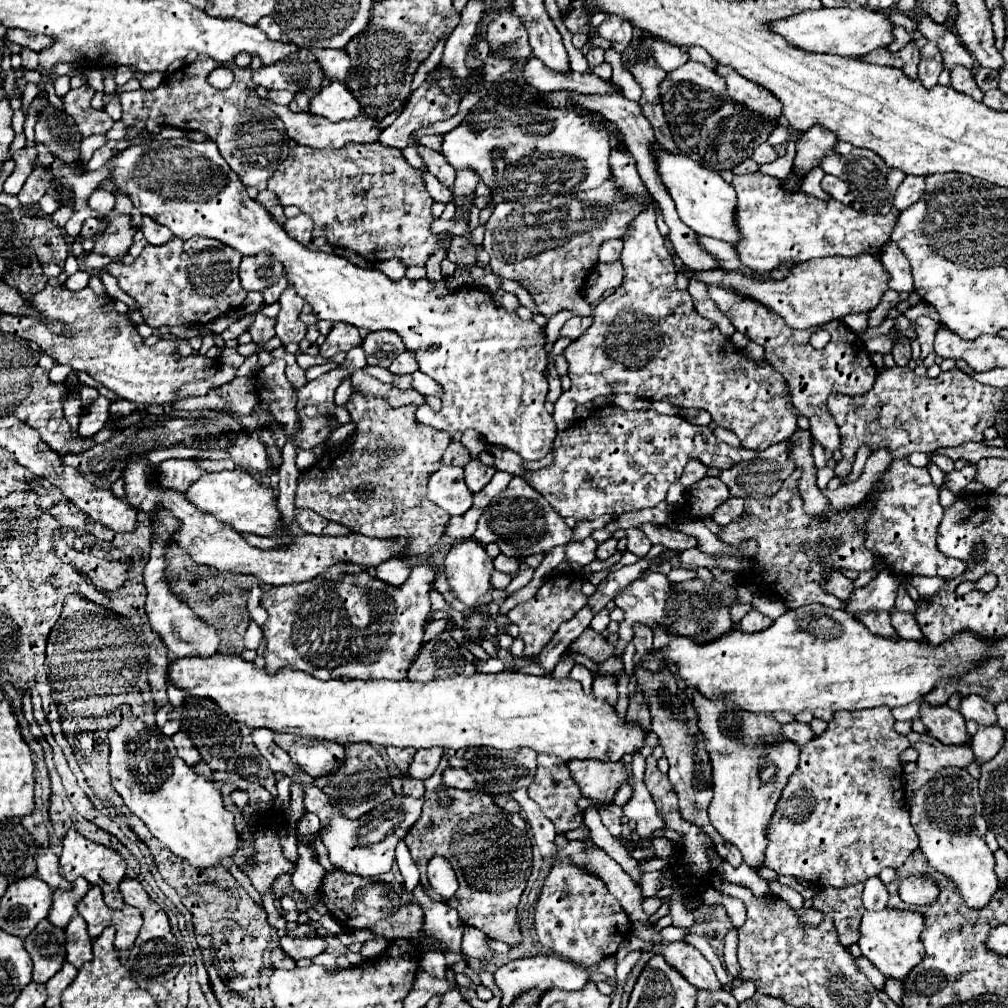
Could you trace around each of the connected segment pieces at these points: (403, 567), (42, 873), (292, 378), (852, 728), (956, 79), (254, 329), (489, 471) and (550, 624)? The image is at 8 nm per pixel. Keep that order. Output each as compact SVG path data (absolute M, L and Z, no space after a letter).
M393 558L393 560L387 560L383 564L377 566L377 578L387 582L387 584L393 584L393 586L401 586L407 576L409 576L409 566L407 562L399 560L399 558Z
M37 848L35 860L37 860L37 876L39 876L43 882L47 882L53 890L57 890L57 888L71 890L73 882L65 880L65 878L59 874L59 858L51 852L51 848Z
M287 352L285 362L287 362L287 370L285 370L285 372L287 372L287 378L289 378L289 382L293 384L293 388L295 388L295 390L303 388L309 380L305 378L305 372L303 372L303 370L299 370L299 364L297 364L295 354L289 354L289 352Z
M871 708L871 710L855 710L855 712L849 712L849 710L843 710L843 712L835 712L835 718L829 722L829 728L825 734L817 736L815 740L811 740L809 744L805 744L801 748L801 762L799 762L799 768L791 774L789 778L789 784L785 786L779 802L777 802L777 808L767 824L767 854L765 854L765 864L769 868L773 868L777 874L785 874L785 876L795 876L795 878L801 878L805 882L811 882L813 886L821 888L821 886L833 886L833 888L845 888L845 886L851 886L851 884L859 884L859 882L865 882L867 878L871 876L877 876L883 868L891 866L891 868L899 868L917 848L919 848L919 838L911 826L911 820L909 820L909 810L905 806L905 788L903 788L903 764L899 760L899 754L909 748L909 740L901 734L897 734L893 730L893 724L895 724L895 718L891 716L891 710L889 708Z
M955 66L951 68L951 86L963 94L973 96L975 100L981 102L983 92L979 90L979 86L973 80L973 70L971 68L963 68L963 66Z
M261 312L255 314L255 322L251 324L251 336L255 344L265 344L275 336L275 318L267 318Z
M475 458L465 466L465 482L471 492L481 492L489 484L493 474L495 474L493 466L485 466Z
M569 576L549 578L531 600L517 604L507 614L507 618L511 620L511 624L519 626L519 636L525 642L525 656L539 654L547 646L551 636L557 632L559 624L563 624L565 620L571 620L571 616L575 616L585 604L587 604L587 596L581 592L581 582L569 580Z

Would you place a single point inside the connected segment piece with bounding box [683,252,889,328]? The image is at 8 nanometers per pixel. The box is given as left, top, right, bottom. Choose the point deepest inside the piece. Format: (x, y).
(823, 289)

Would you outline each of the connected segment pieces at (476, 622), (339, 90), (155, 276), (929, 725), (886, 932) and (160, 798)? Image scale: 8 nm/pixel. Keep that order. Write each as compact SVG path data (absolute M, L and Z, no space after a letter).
M465 538L461 542L455 542L449 552L447 552L447 558L445 558L445 572L447 572L447 580L449 580L449 586L451 586L451 592L457 600L461 600L469 610L471 610L471 616L467 616L467 634L471 636L473 642L477 642L481 636L481 630L485 628L487 624L487 616L477 608L477 598L481 598L487 590L491 590L491 572L493 572L493 560L489 558L489 554L485 552L485 546L475 542L473 538Z
M327 82L317 96L311 98L309 112L313 116L329 118L331 122L339 122L345 118L353 118L361 114L361 106L355 96L345 88L345 84Z
M171 238L163 246L147 246L141 256L125 266L125 264L111 264L107 270L117 278L119 286L139 304L141 316L147 326L159 328L159 326L205 326L211 320L215 320L221 314L233 312L243 306L243 300L247 292L241 288L237 268L241 262L241 254L233 248L219 244L211 238L191 238L191 240L179 240Z
M921 704L921 720L925 724L927 734L935 736L941 744L949 746L967 746L971 742L965 720L959 716L957 710L951 710L949 706L929 706Z
M879 910L865 912L861 920L861 938L859 948L863 956L879 968L887 978L905 980L907 974L923 960L925 948L921 944L921 930L925 926L925 918L917 912L899 912L899 910Z
M123 720L117 728L109 730L109 772L113 788L119 792L131 814L139 816L151 834L161 840L173 854L185 858L195 868L207 868L221 858L229 858L239 848L235 832L235 816L223 808L223 796L211 780L199 776L175 752L173 740L159 728L147 728L141 720Z

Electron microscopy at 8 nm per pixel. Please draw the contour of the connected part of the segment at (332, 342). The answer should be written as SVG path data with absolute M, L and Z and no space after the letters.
M333 324L333 330L329 332L327 340L321 344L319 354L323 358L333 358L335 354L349 352L359 344L361 344L361 336L357 328L351 328L351 324Z

